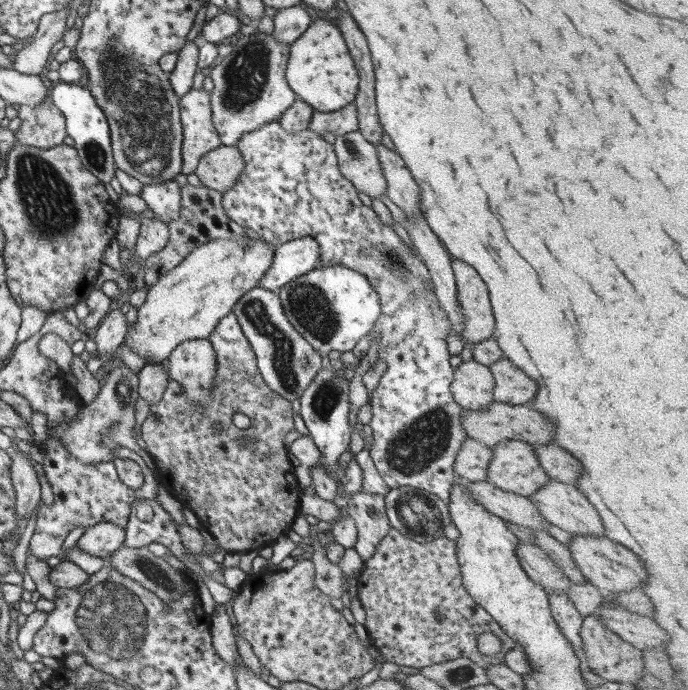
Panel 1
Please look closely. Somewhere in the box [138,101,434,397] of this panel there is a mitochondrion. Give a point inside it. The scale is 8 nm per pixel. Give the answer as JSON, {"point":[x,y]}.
{"point":[270,327]}

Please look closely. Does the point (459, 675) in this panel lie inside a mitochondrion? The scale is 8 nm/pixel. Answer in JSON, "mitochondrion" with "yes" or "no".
{"mitochondrion":"yes"}

